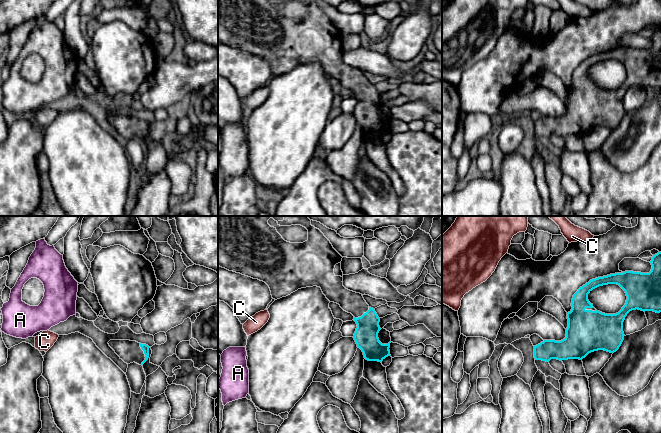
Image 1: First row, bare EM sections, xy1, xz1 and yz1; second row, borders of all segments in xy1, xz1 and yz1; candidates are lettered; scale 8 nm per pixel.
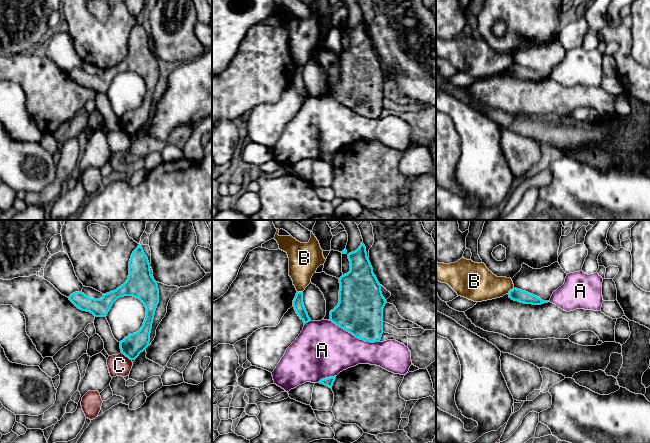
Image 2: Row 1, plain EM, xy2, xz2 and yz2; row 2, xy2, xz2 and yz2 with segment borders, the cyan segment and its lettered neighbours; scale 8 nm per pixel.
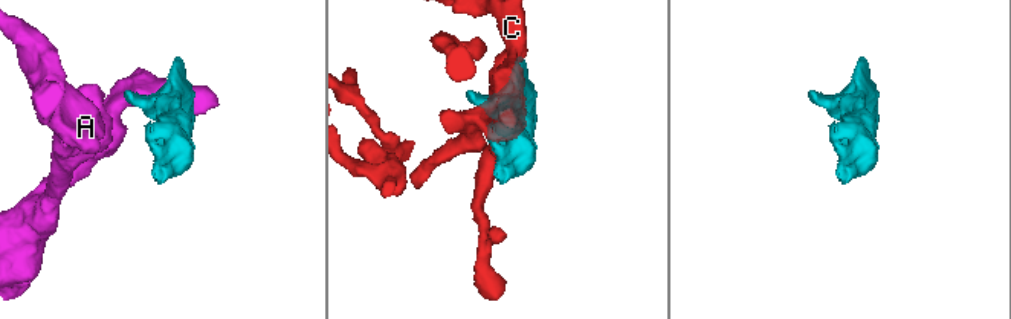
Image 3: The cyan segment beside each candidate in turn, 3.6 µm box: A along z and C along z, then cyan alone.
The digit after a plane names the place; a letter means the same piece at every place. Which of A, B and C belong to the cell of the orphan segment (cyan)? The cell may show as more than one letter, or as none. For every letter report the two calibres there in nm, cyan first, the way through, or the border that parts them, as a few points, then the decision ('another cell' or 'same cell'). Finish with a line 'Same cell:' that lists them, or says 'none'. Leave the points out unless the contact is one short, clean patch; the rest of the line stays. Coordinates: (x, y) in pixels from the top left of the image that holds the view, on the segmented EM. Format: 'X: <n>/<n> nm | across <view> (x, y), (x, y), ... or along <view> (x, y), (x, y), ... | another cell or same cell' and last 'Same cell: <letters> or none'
A: 360/400 nm | another cell
B: 100/260 nm | along yz2 (513, 287), (507, 293) | another cell
C: 180/180 nm | another cell
Same cell: none

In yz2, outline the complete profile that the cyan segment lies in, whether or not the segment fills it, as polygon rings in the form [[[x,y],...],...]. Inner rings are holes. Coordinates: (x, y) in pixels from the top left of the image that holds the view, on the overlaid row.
[[[513,288],[512,290],[510,290],[508,295],[509,295],[509,298],[511,298],[512,300],[518,301],[524,304],[541,305],[541,304],[550,302],[550,301],[543,301],[535,295],[530,294],[526,291],[522,291],[517,288]]]

